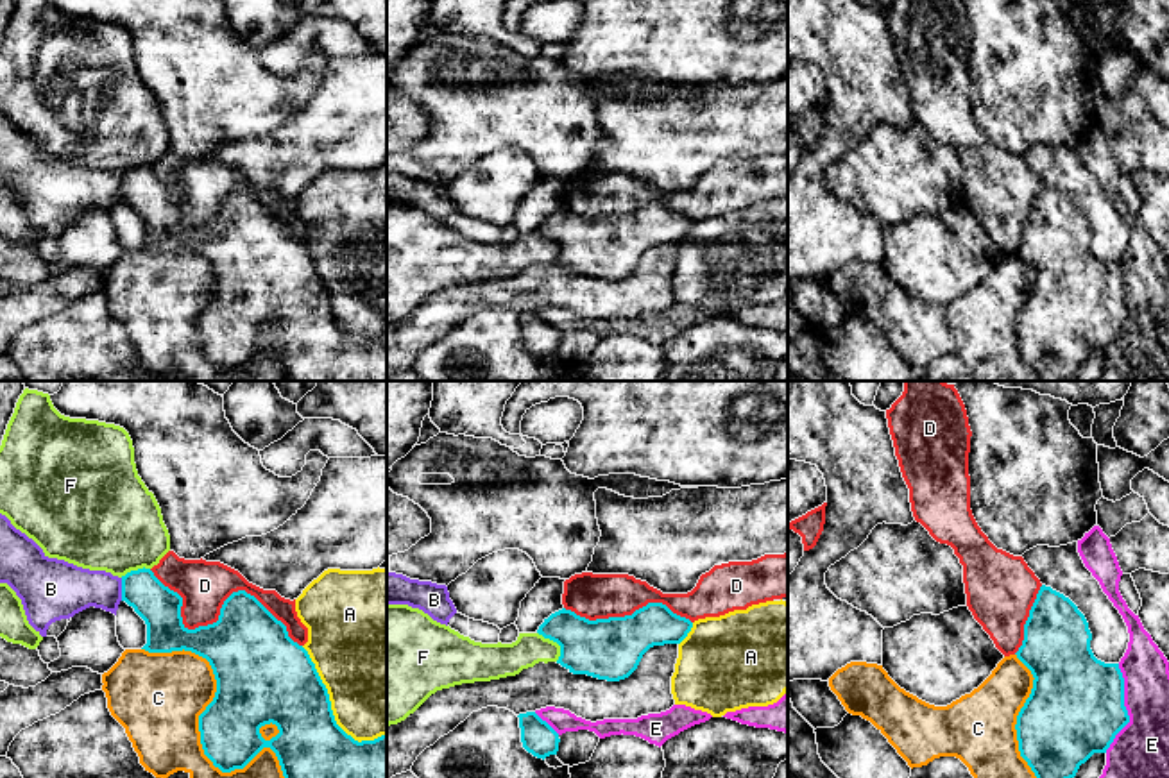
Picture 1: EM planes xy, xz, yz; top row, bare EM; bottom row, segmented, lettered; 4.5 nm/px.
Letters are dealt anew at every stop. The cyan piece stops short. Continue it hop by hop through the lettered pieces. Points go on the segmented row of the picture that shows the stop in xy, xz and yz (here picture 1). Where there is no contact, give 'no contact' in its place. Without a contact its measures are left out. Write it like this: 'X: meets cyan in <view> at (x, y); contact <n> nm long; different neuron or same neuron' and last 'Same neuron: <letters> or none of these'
A: meets cyan in xy at (330, 709); contact 550 nm long; different neuron
B: meets cyan in xy at (122, 589); contact 100 nm long; different neuron
C: meets cyan in xy at (199, 723); contact 850 nm long; different neuron
D: meets cyan in xy at (221, 614); contact 750 nm long; different neuron
E: meets cyan in yz at (1125, 709); contact 400 nm long; different neuron
F: meets cyan in xz at (555, 641); contact 160 nm long; different neuron
Same neuron: none of these

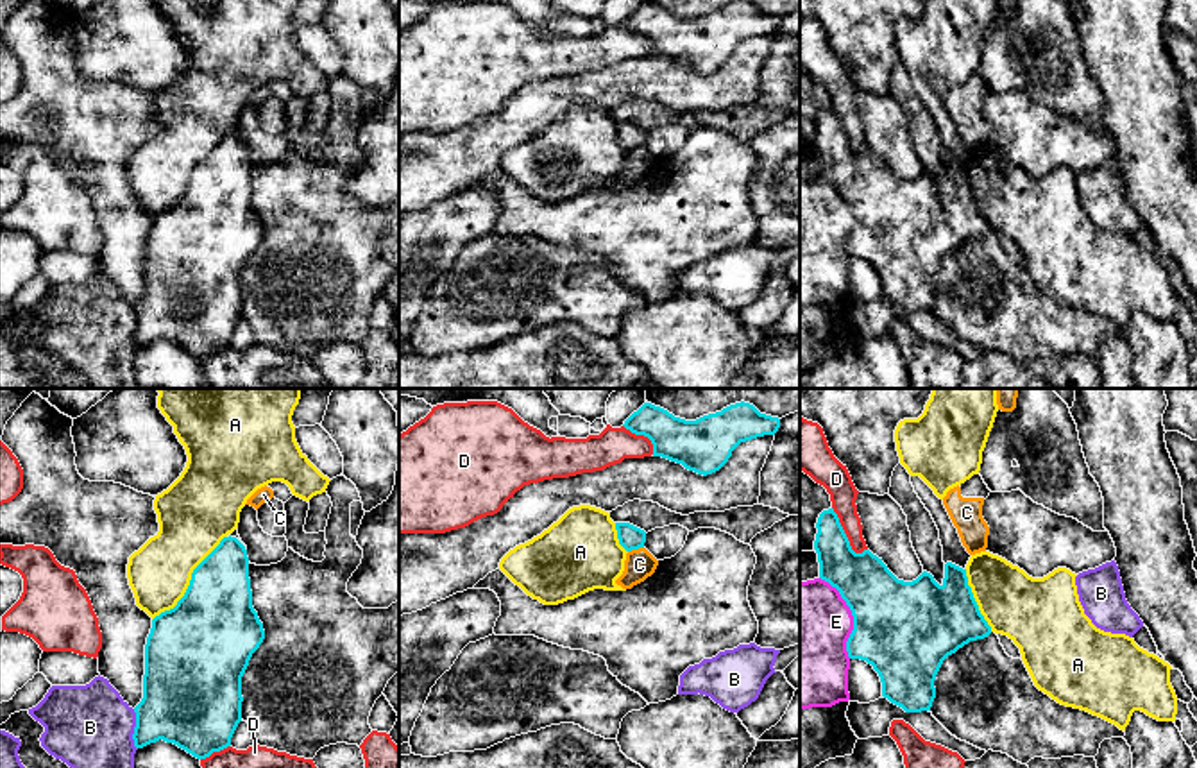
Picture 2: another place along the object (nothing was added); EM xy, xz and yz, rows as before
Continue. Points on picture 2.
A: meets cyan in xy at (190, 582); contact 500 nm long; different neuron
B: meets cyan in xy at (135, 729); contact 180 nm long; different neuron
C: meets cyan in xz at (636, 548); contact 80 nm long; different neuron
D: meets cyan in yz at (845, 536); contact 260 nm long; different neuron
E: meets cyan in yz at (852, 614); contact 400 nm long; different neuron
Same neuron: none of these

